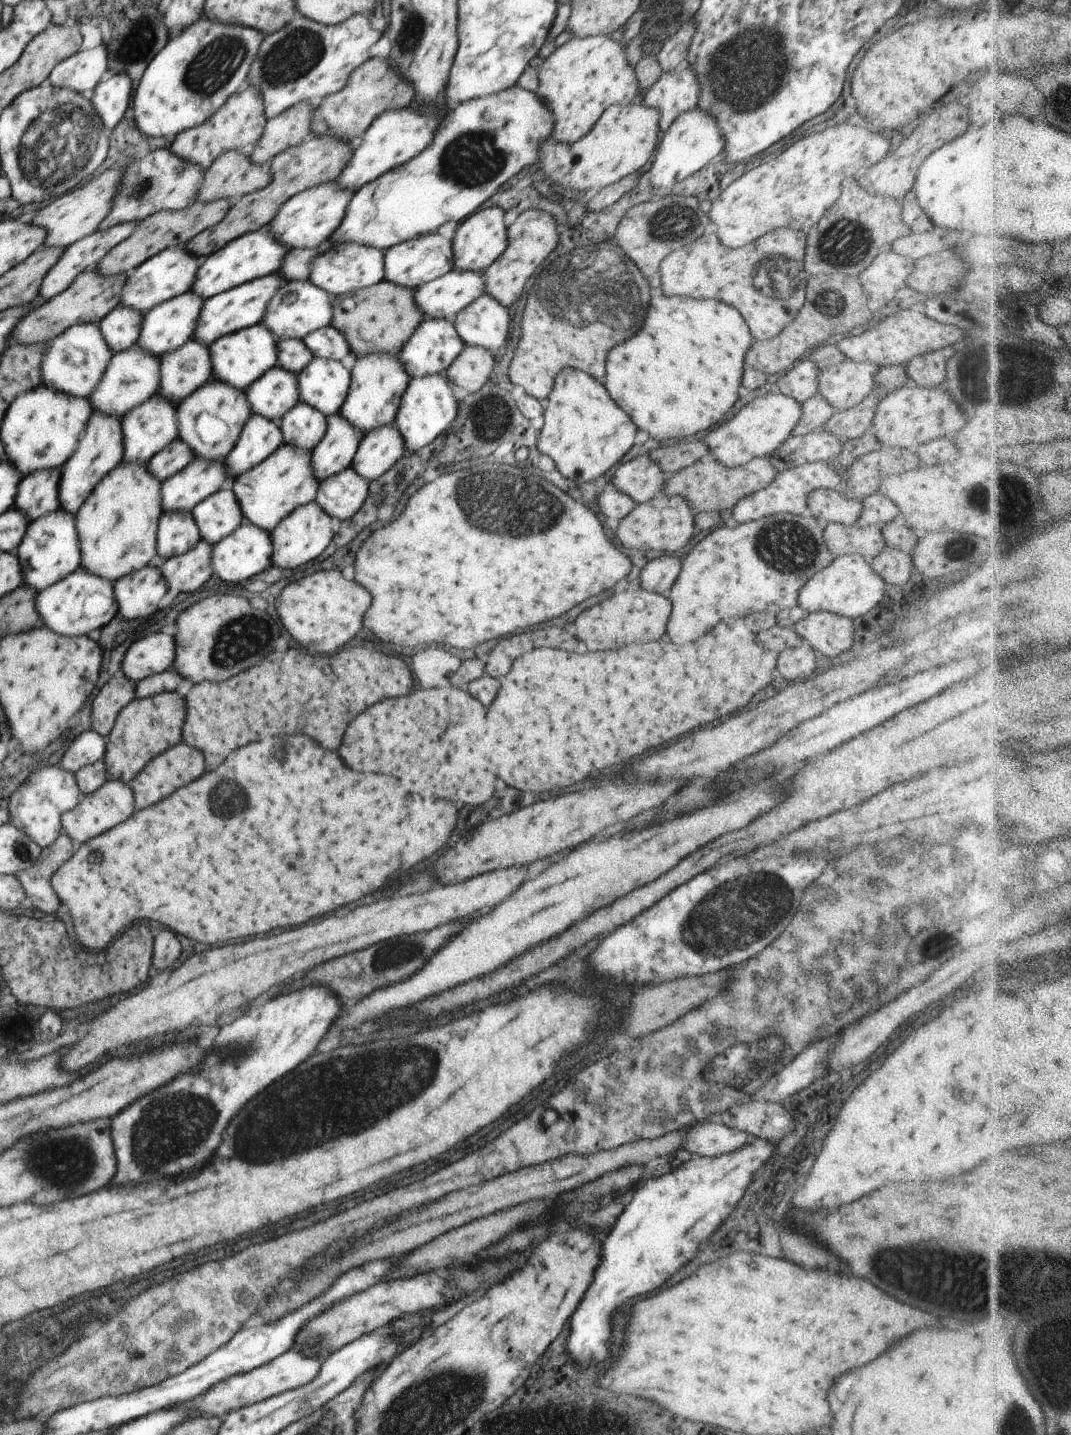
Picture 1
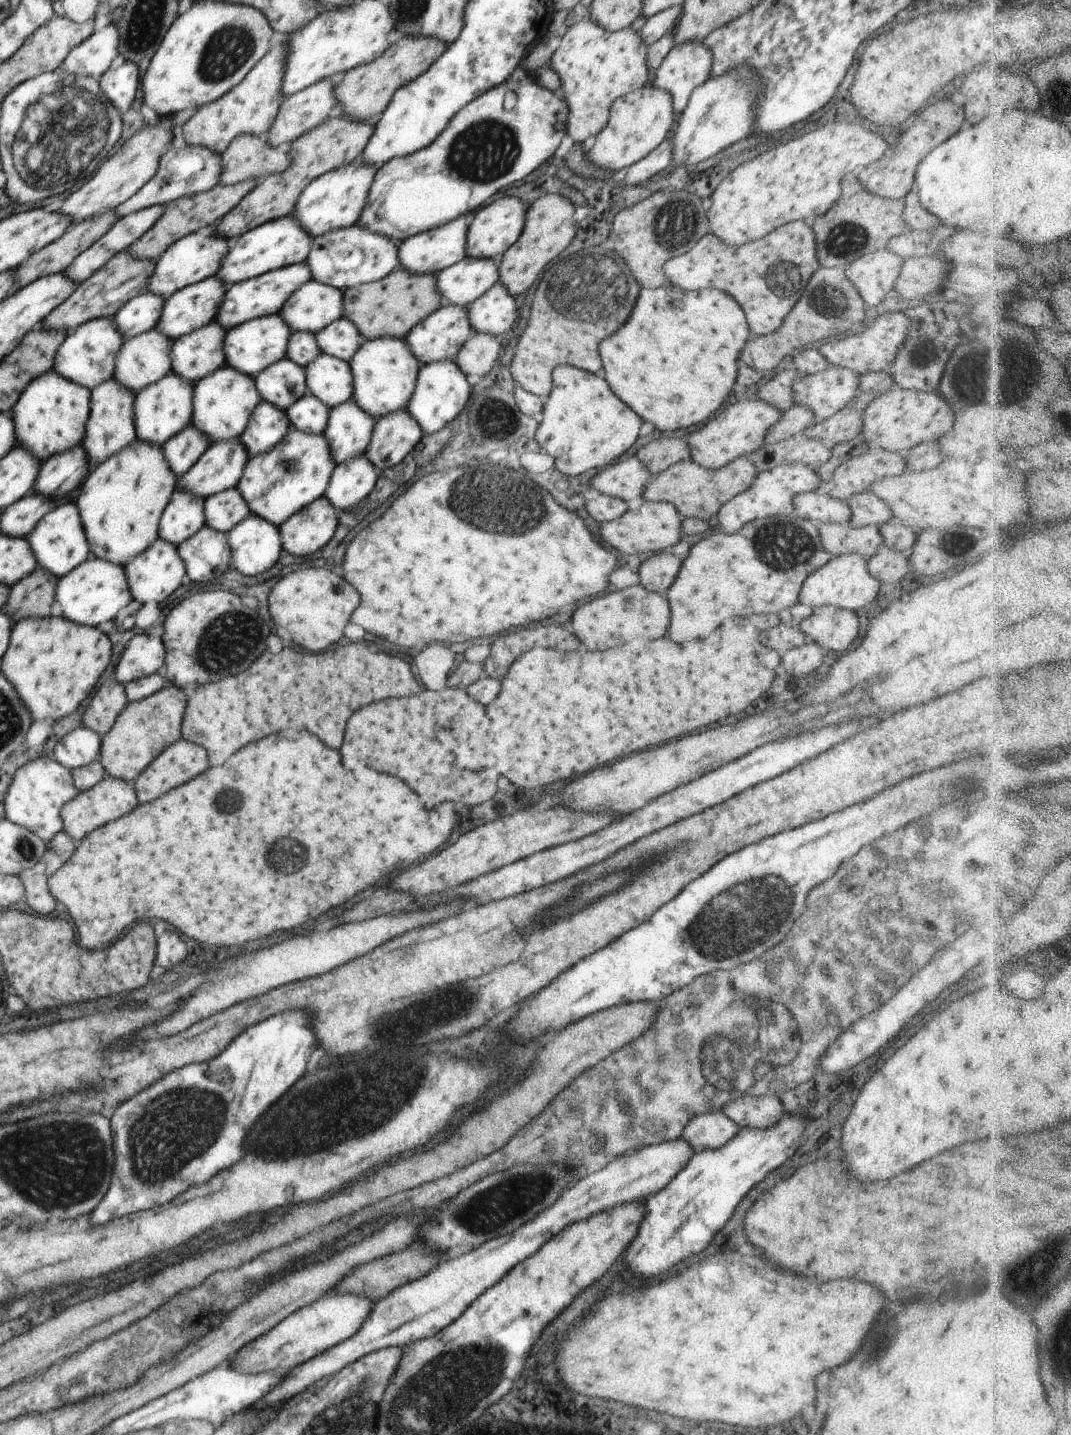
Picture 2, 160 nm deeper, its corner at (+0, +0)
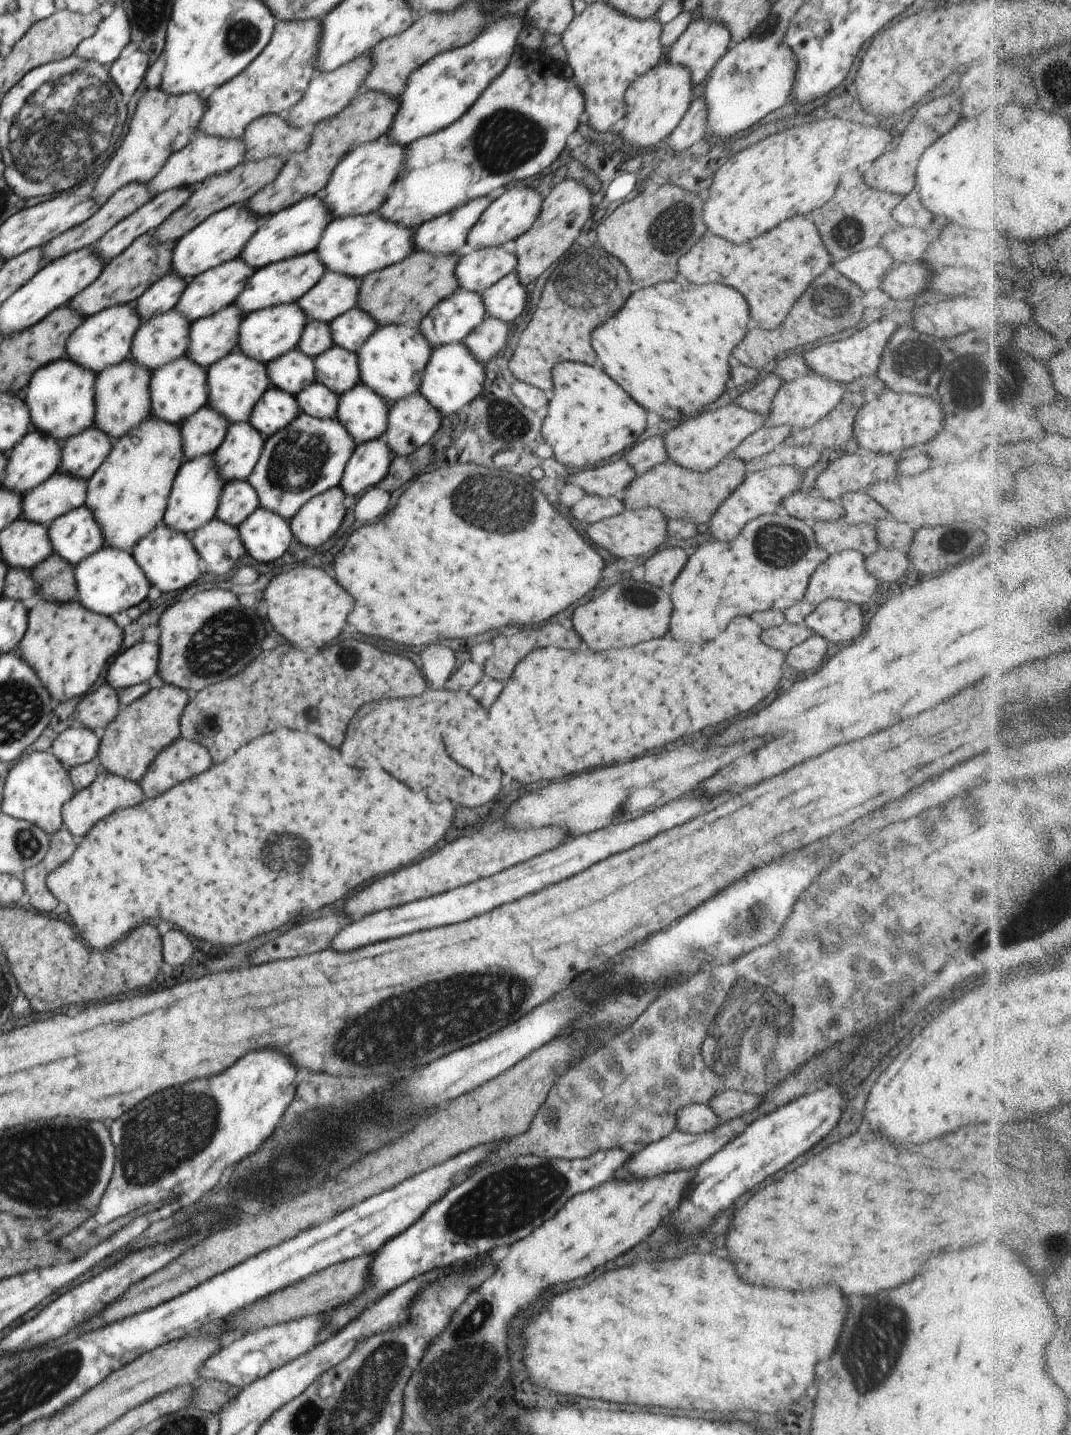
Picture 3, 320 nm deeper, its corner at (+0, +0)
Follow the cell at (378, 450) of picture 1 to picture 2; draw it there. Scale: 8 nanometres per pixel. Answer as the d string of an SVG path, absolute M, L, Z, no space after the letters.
M406 409L388 414L375 422L366 458L378 472L397 466L423 435L420 424Z

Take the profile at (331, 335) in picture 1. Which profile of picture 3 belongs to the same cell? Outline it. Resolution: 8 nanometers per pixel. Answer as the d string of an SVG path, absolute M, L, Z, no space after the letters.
M355 307L338 316L328 324L334 346L340 346L348 352L358 352L362 344L377 330L376 322L370 314Z

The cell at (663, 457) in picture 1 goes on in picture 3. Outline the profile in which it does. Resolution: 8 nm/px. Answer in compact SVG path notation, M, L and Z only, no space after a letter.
M662 434L650 437L630 447L630 451L622 456L635 470L637 477L654 468L657 464L669 460Z

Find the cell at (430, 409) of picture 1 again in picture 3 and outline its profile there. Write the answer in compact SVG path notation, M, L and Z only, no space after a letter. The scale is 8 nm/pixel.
M463 342L435 347L422 374L419 392L441 415L456 414L471 404L476 396L481 396L486 378L485 367L486 364L480 364Z

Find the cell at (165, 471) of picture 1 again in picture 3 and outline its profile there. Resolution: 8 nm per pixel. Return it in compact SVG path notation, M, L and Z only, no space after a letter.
M208 405L202 406L179 426L184 459L213 454L224 441L230 426L222 414Z

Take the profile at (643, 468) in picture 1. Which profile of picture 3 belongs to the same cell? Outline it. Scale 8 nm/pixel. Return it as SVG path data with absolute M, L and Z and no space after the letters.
M616 456L600 466L570 471L566 483L582 488L586 495L621 497L625 488L637 478L635 470L623 457Z

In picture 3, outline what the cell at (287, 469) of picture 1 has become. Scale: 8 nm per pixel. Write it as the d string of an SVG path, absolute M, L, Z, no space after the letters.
M300 414L292 424L288 424L286 428L278 430L265 440L258 463L248 476L247 482L258 495L260 507L277 512L285 519L291 519L311 498L340 485L344 468L354 450L352 436L344 430L344 426L337 419L320 420L308 414Z

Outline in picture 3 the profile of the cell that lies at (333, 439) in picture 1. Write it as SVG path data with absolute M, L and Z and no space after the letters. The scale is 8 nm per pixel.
M359 383L339 396L337 420L358 446L383 437L389 408L384 398Z

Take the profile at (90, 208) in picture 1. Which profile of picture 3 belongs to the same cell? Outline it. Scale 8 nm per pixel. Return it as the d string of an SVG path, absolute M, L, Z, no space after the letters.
M158 85L156 88L144 90L138 102L136 114L130 122L128 134L114 152L112 159L104 172L100 174L92 190L92 198L102 204L111 198L120 188L130 182L144 182L147 184L166 164L166 160L184 148L198 131L198 122L206 112L206 101L198 94L182 94L182 96L168 96Z

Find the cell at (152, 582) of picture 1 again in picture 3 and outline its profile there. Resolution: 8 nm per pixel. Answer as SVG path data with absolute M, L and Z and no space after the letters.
M160 521L146 536L143 536L132 548L132 554L140 568L146 573L151 586L162 592L176 592L186 588L196 580L200 571L200 558L191 534L178 532Z

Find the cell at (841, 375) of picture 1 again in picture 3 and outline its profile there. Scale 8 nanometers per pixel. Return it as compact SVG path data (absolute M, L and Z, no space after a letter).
M808 373L796 380L783 383L772 398L769 413L766 415L766 428L782 425L793 430L801 430L815 425L823 416L826 416L840 402L846 392L846 384Z

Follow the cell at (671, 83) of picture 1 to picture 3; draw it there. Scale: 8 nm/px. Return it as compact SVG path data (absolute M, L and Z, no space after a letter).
M699 16L688 25L688 28L678 37L678 40L665 51L665 57L670 64L680 64L680 66L688 68L690 82L692 82L692 88L694 88L704 82L708 72L711 72L714 64L727 53L732 43L731 34L722 22Z

